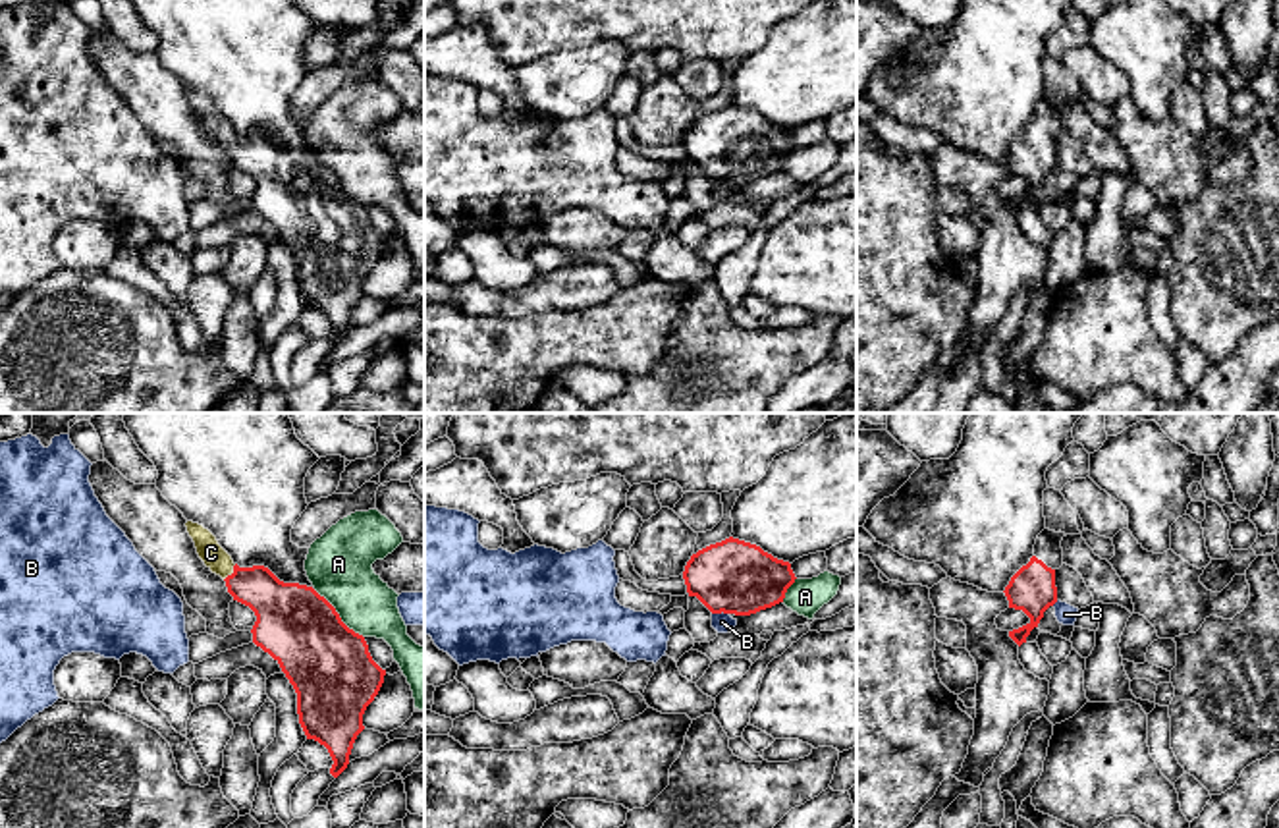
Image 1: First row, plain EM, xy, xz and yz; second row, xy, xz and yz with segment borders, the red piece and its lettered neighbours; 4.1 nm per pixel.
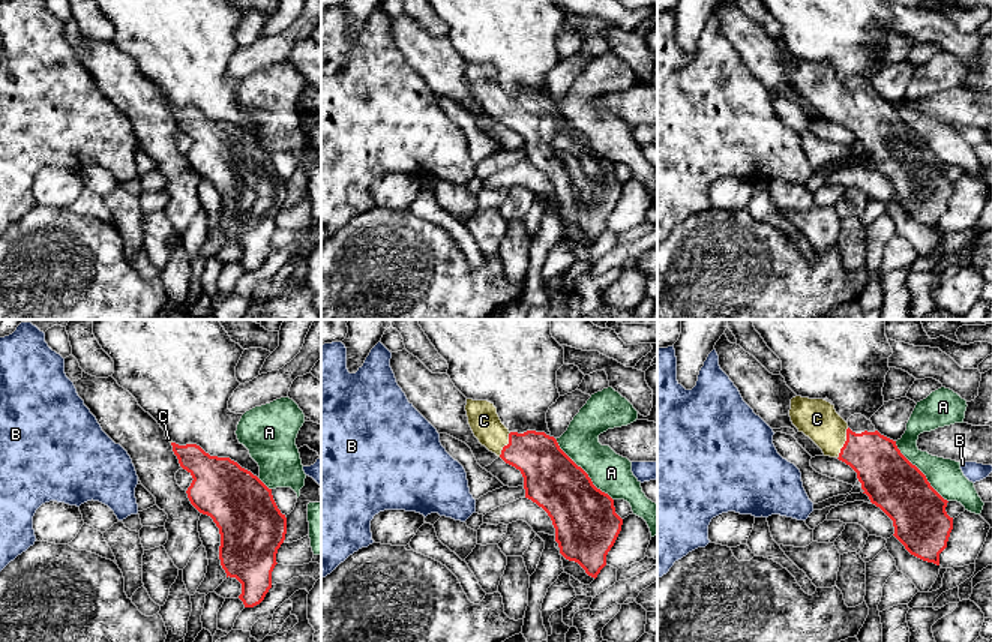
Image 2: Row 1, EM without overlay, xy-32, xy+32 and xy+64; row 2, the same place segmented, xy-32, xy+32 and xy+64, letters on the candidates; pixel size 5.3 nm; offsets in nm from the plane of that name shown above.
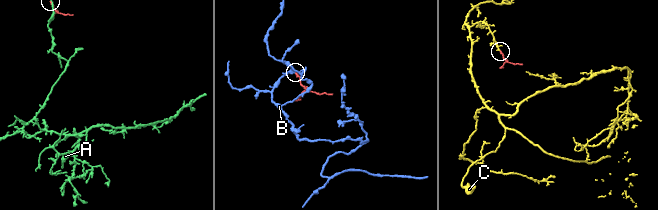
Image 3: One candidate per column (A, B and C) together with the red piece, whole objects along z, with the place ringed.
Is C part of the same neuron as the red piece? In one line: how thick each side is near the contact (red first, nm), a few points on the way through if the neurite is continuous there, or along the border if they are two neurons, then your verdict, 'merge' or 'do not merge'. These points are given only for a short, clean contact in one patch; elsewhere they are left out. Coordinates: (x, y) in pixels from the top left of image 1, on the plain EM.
220 nm thick on the red side, 100 nm on the other; runs through xy (280, 176), (234, 139), (211, 120); merge

